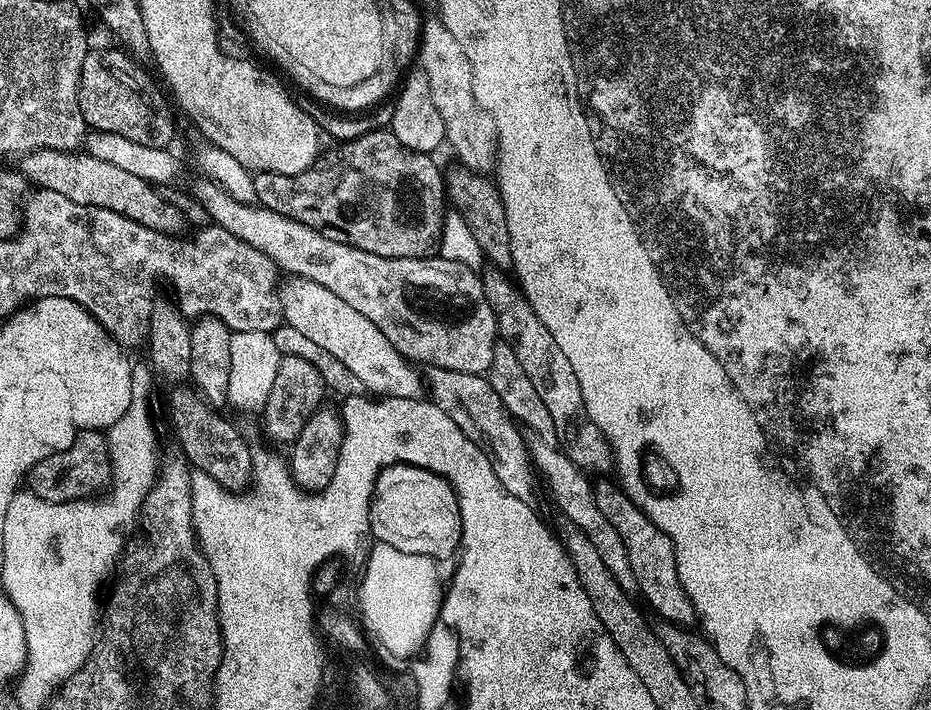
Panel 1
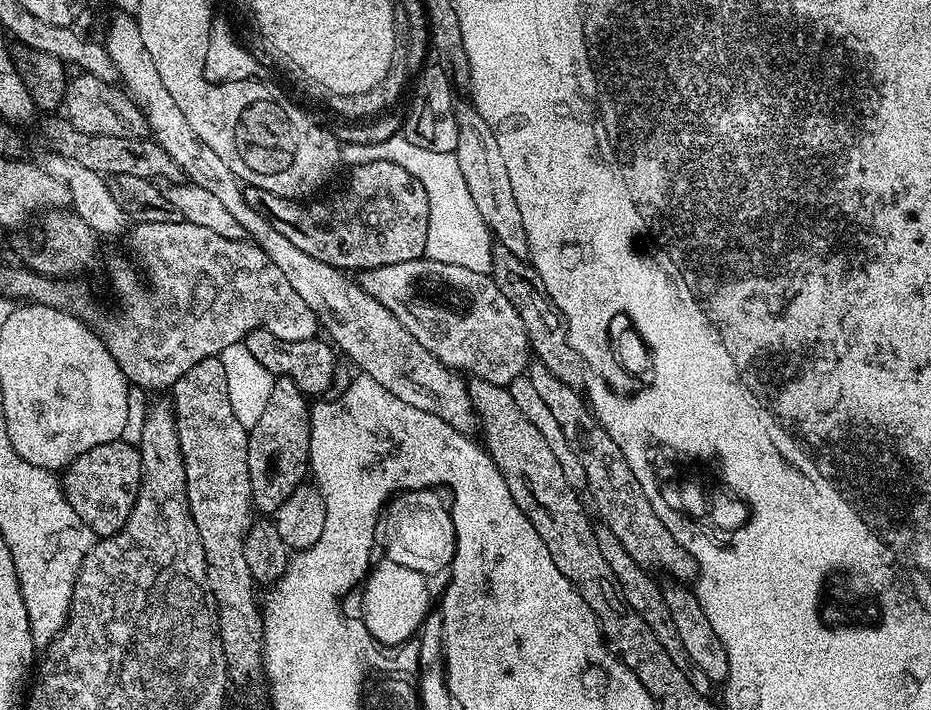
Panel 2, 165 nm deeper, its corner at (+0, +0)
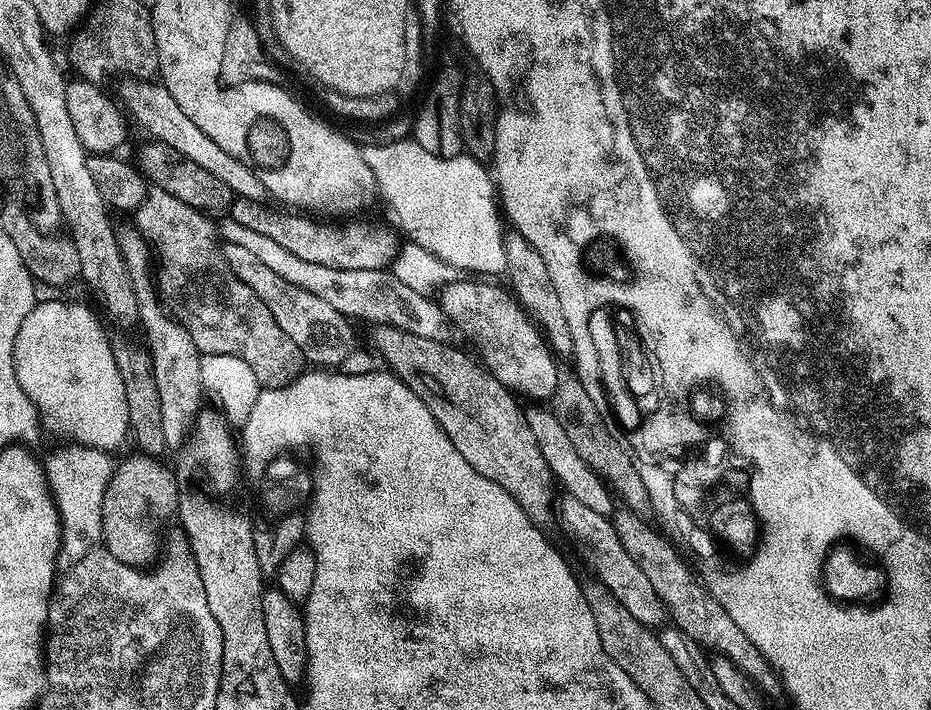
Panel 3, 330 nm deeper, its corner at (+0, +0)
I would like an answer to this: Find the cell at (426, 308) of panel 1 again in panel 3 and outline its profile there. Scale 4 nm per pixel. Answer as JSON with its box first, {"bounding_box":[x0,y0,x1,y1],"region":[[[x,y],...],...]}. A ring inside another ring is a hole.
{"bounding_box":[442,280,561,401],"region":[[[457,280],[444,288],[442,307],[446,314],[466,336],[476,339],[488,370],[503,384],[532,400],[551,401],[561,373],[556,368],[557,357],[507,287],[499,288],[496,282],[482,283],[486,284]]]}

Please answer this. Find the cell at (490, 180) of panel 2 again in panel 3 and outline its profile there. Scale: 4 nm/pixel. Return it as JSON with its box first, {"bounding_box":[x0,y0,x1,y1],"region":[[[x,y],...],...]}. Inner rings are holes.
{"bounding_box":[504,230,574,357],"region":[[[512,230],[504,237],[506,250],[505,273],[507,287],[510,289],[524,313],[540,330],[541,336],[548,342],[549,348],[557,357],[571,357],[574,350],[574,338],[570,334],[570,325],[566,322],[566,313],[562,311],[562,301],[554,290],[554,282],[550,282],[550,270],[546,270],[546,262],[534,246],[530,246],[520,232]]]}

